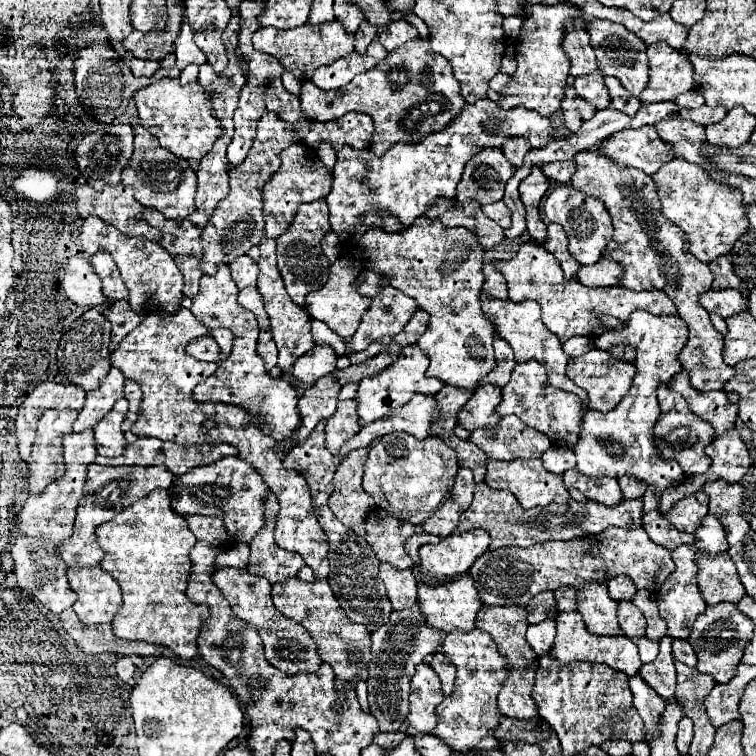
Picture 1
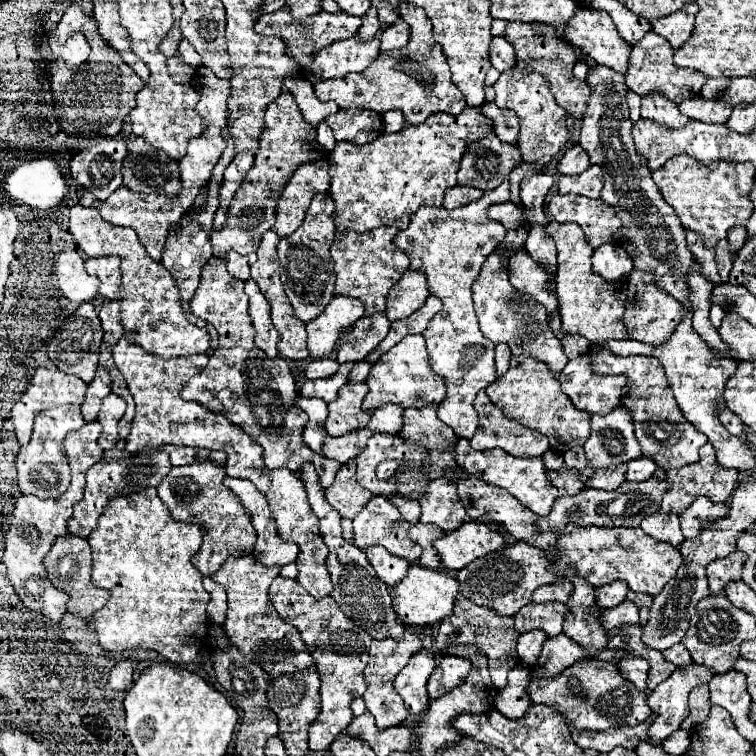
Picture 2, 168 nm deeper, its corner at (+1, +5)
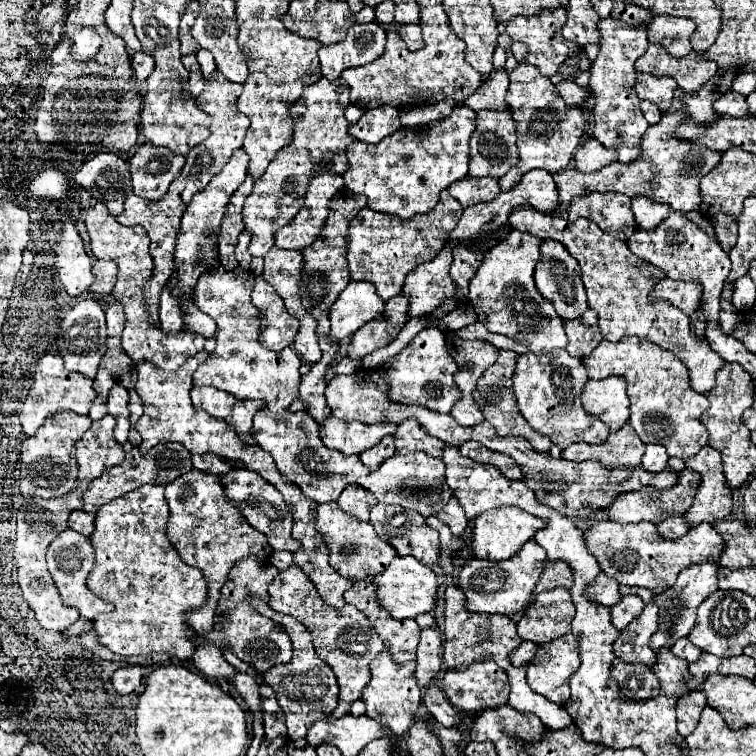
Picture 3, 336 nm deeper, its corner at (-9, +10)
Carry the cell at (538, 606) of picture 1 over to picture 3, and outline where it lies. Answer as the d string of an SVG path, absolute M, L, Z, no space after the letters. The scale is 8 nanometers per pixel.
M554 588L536 596L534 604L526 608L518 622L518 636L536 644L546 644L570 632L570 622L576 614L570 590Z

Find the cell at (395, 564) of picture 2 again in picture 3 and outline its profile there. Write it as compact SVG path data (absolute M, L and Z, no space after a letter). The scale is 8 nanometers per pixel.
M324 502L316 506L316 522L314 528L322 534L326 546L328 546L328 560L334 570L338 570L340 576L348 578L350 582L376 576L382 572L398 554L390 544L380 540L372 528L370 522L360 522L358 518L342 512L336 502Z

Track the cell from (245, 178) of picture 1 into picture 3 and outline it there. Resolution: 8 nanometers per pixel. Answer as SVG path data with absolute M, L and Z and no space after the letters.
M320 78L316 84L306 86L302 98L290 106L290 116L294 120L292 144L274 156L272 164L258 180L258 184L264 184L264 192L252 192L244 202L244 224L248 230L252 230L252 256L266 256L268 248L274 246L274 234L298 214L308 192L308 184L314 176L318 176L318 172L344 174L348 168L346 146L356 140L348 134L350 122L344 116L348 104L350 98L346 96L346 84L342 84L340 78Z

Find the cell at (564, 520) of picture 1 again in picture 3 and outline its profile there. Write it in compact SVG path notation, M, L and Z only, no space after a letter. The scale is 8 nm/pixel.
M682 470L680 474L680 480L674 488L666 488L666 490L658 490L658 488L640 488L638 492L628 492L628 494L622 494L618 496L618 500L614 500L614 504L600 512L600 516L606 516L614 522L620 522L620 524L638 524L638 522L650 522L650 524L660 524L666 516L676 516L676 514L686 514L694 502L694 496L696 496L696 490L698 490L698 484L700 484L700 474L694 472L694 470Z

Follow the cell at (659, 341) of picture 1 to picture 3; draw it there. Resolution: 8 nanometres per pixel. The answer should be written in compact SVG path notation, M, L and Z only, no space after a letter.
M666 277L666 280L656 284L652 290L652 300L666 300L680 308L684 314L692 314L698 308L700 296L702 296L702 286L694 282L684 282L684 280L672 280Z

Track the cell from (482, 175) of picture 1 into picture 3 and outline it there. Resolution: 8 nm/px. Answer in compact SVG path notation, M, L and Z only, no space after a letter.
M482 110L476 114L476 130L470 136L470 176L504 176L518 164L516 128L510 110Z

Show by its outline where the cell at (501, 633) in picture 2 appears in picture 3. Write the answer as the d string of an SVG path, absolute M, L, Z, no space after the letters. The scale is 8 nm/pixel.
M456 586L446 588L446 624L444 624L444 666L446 670L464 668L472 662L494 660L498 666L510 666L510 652L522 644L522 638L516 634L516 624L508 616L500 614L474 614L464 610L464 594Z

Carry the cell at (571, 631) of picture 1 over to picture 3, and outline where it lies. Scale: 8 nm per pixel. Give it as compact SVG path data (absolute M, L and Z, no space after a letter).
M566 634L538 646L534 660L526 668L526 680L534 692L562 706L570 696L568 680L578 666L578 644L572 634Z

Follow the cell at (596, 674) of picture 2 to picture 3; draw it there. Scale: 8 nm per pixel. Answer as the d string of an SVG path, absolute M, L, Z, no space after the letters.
M620 658L612 662L612 678L620 684L620 692L632 700L648 700L658 696L658 678L650 666L628 664Z

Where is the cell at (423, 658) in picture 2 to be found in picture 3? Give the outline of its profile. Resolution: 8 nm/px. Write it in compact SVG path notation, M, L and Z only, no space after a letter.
M422 628L416 660L416 680L420 686L430 686L442 666L442 632L434 628Z

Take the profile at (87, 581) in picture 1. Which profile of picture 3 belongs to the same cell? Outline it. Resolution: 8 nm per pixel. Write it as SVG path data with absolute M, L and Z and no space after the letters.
M66 528L48 546L46 560L48 560L48 570L54 578L54 584L56 584L56 588L58 588L66 606L76 608L80 612L80 616L84 616L88 620L94 620L100 612L112 612L112 604L106 604L104 600L94 596L86 586L86 578L88 578L88 574L92 570L92 564L94 564L94 548L90 544L90 538Z

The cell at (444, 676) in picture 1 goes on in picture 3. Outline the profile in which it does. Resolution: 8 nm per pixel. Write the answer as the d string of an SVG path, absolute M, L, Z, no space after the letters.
M494 660L488 662L474 662L462 670L448 670L442 678L442 690L446 692L450 704L464 712L482 712L486 708L498 708L502 704L508 704L508 694L510 694L510 682L508 676Z

